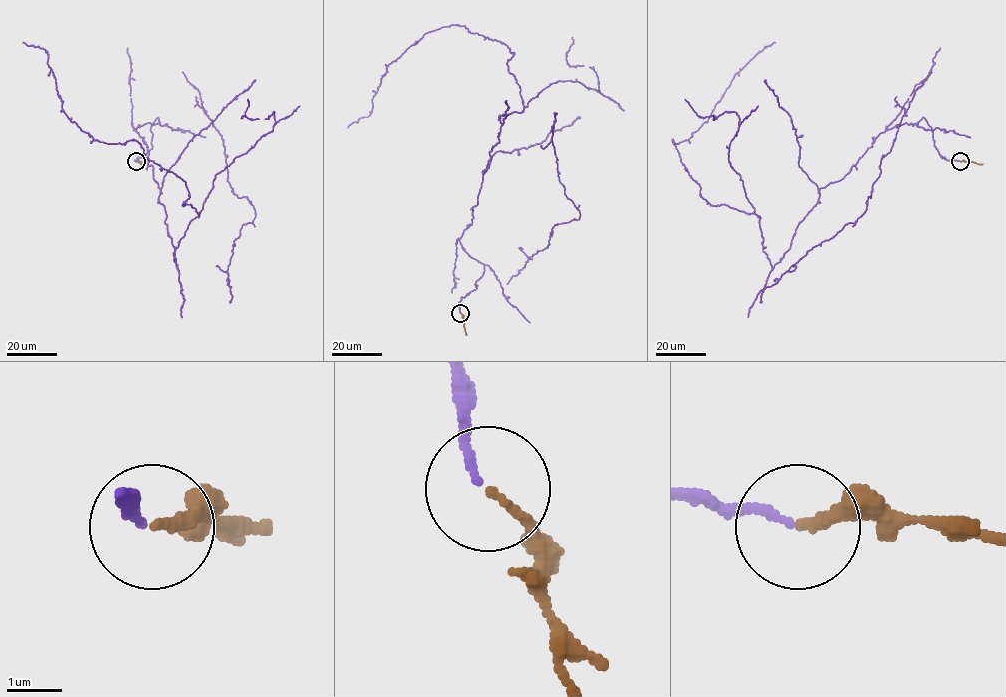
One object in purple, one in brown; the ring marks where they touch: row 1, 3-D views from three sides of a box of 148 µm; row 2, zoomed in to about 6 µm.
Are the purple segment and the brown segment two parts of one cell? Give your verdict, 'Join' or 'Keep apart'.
Join

